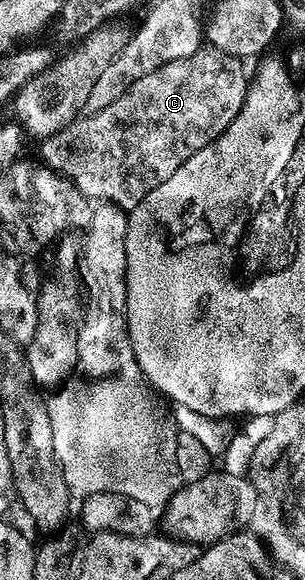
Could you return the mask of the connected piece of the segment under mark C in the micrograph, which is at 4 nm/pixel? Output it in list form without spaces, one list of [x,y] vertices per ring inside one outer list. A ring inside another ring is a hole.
[[[213,47],[197,49],[184,59],[172,59],[164,67],[136,79],[120,99],[112,99],[108,107],[79,116],[68,127],[41,142],[41,164],[71,181],[91,203],[114,205],[129,211],[136,208],[160,183],[172,179],[196,151],[208,147],[236,119],[246,98],[248,73],[241,60]]]

